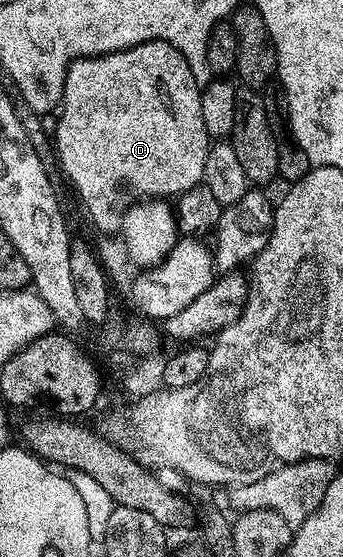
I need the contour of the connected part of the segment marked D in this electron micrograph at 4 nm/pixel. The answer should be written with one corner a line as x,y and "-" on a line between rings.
148,40
118,52
107,52
103,56
84,56
81,60
72,61
65,75
65,89
55,117
57,128
52,133
51,139
57,143
57,160
61,163
66,178
73,183
73,188
77,191
90,222
101,232
120,233
125,212
138,198
177,198
181,193
191,190
193,186
203,181
203,166
207,162
211,137
207,134
207,126
203,126
201,88
195,74
191,74
191,66
187,66
187,58
183,58
183,54
167,42

